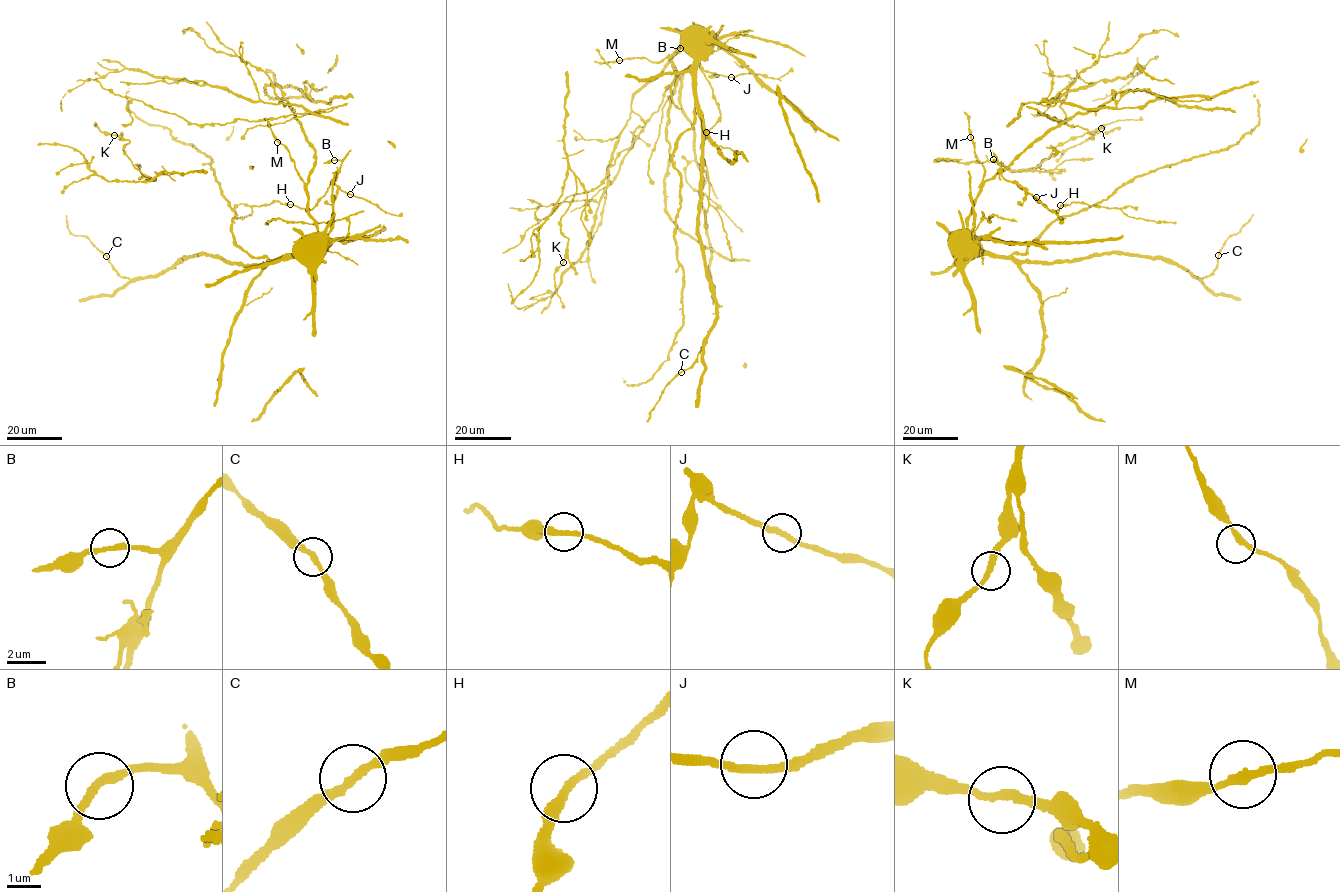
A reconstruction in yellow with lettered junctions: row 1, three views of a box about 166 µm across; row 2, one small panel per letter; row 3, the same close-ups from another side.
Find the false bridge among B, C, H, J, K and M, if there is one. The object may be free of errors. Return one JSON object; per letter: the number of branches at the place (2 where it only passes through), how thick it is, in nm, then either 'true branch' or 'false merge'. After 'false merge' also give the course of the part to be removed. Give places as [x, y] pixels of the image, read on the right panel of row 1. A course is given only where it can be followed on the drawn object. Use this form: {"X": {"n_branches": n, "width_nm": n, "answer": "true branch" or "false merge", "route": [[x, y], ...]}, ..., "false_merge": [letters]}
{"B": {"n_branches": 2, "width_nm": 260, "answer": "true branch"}, "C": {"n_branches": 2, "width_nm": 260, "answer": "true branch"}, "H": {"n_branches": 2, "width_nm": 280, "answer": "true branch"}, "J": {"n_branches": 2, "width_nm": 240, "answer": "true branch"}, "K": {"n_branches": 2, "width_nm": 260, "answer": "true branch"}, "M": {"n_branches": 2, "width_nm": 240, "answer": "true branch"}, "false_merge": []}

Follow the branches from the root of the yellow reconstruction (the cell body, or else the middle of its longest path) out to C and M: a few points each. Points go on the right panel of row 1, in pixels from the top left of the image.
C: (953, 241), (952, 253), (1020, 260), (1119, 252), (1169, 259), (1201, 279), (1215, 270), (1218, 255)
M: (953, 241), (948, 242), (949, 235), (966, 228), (983, 174), (970, 137)

